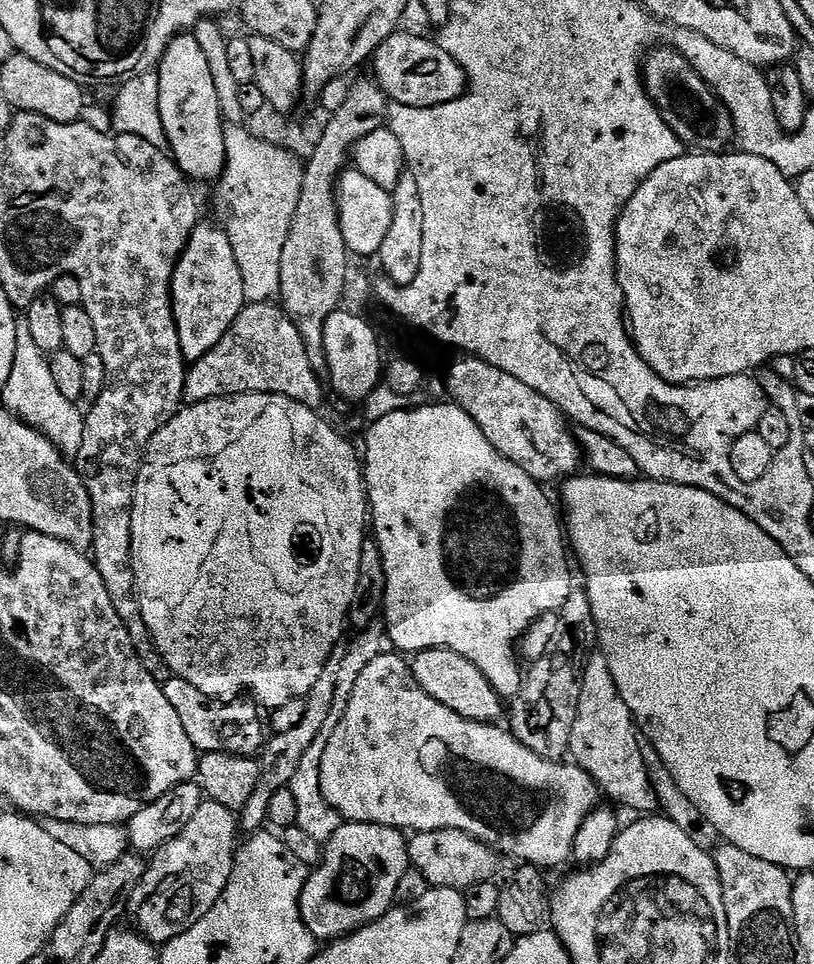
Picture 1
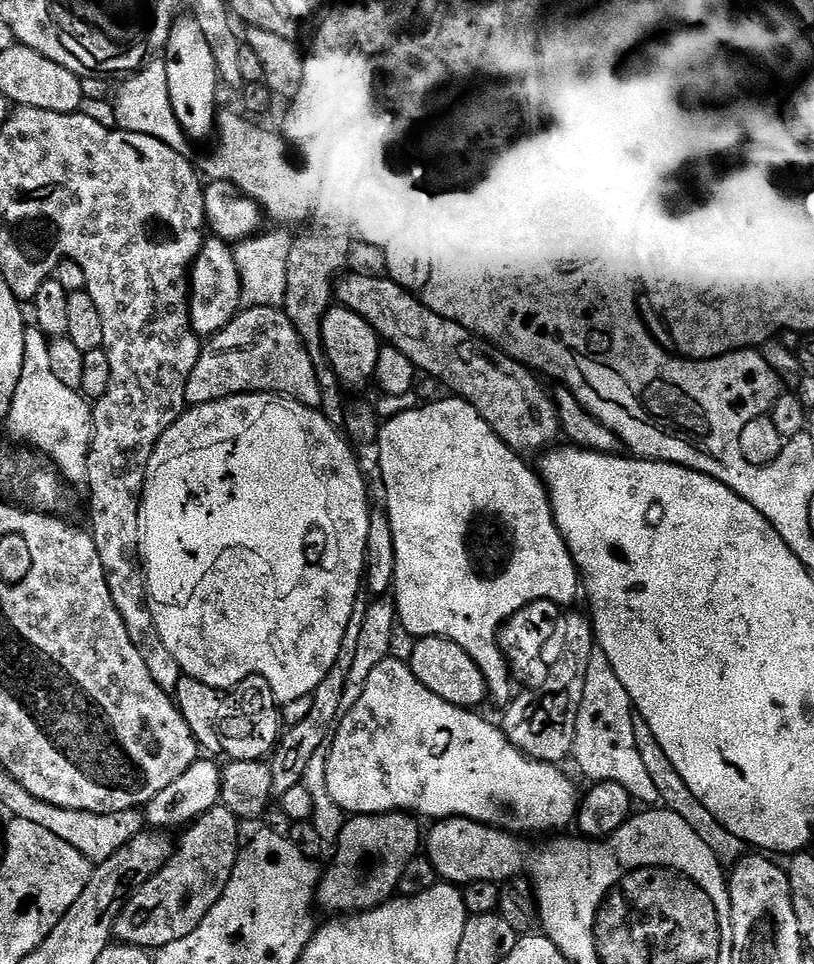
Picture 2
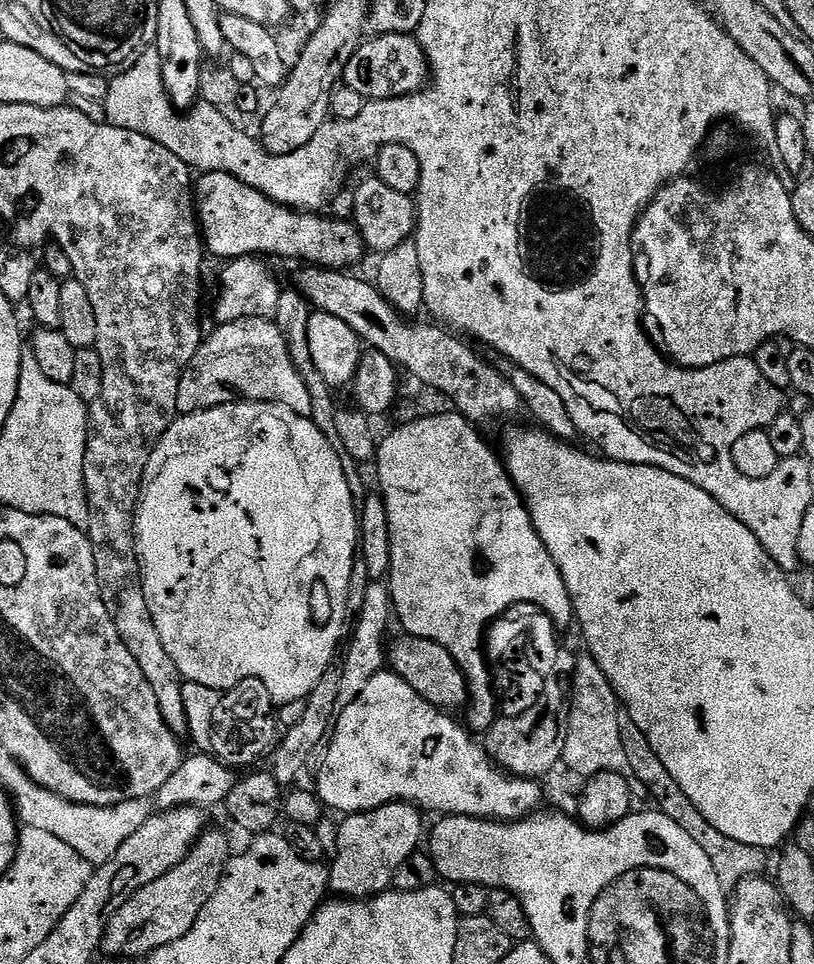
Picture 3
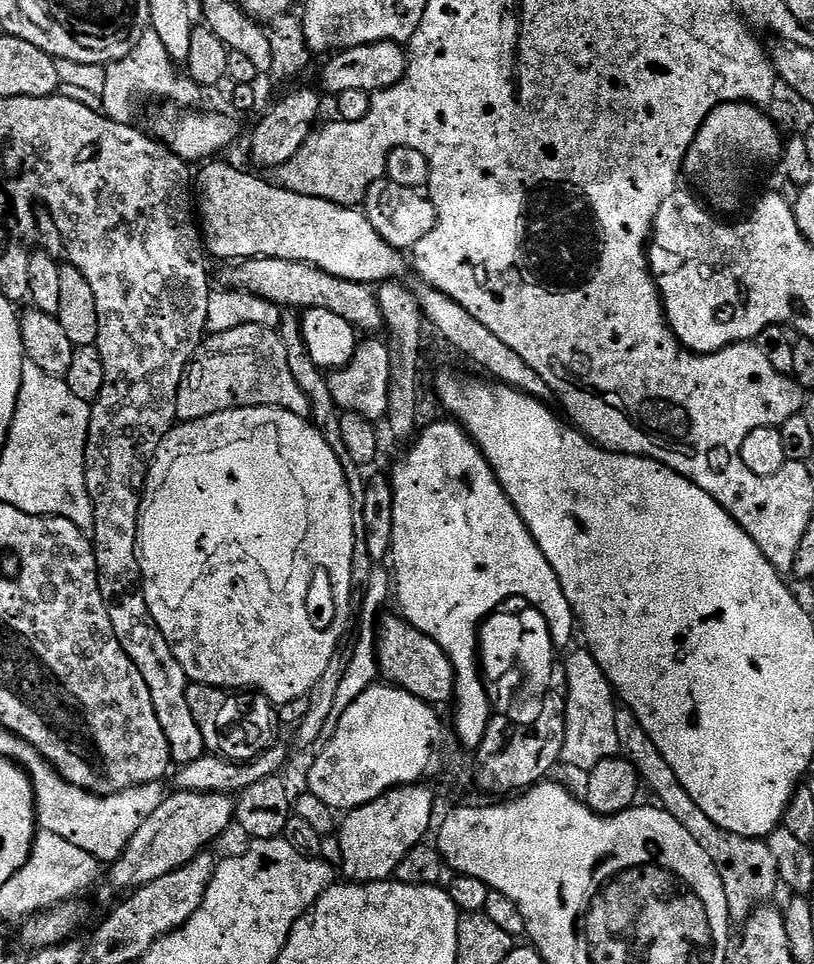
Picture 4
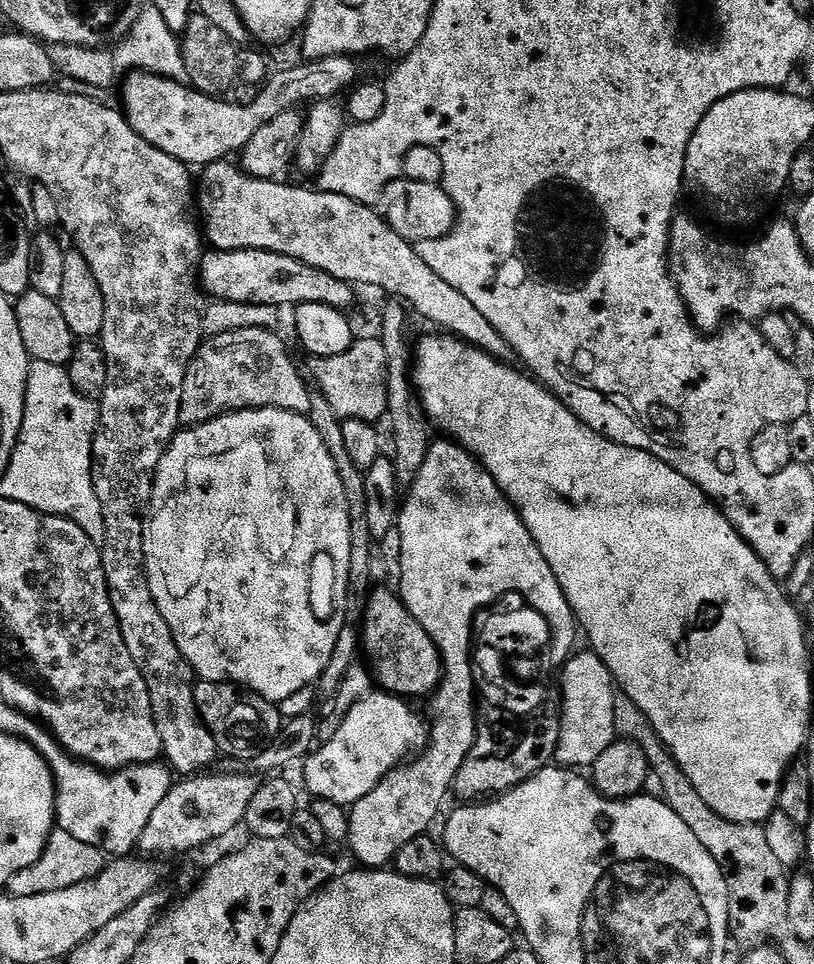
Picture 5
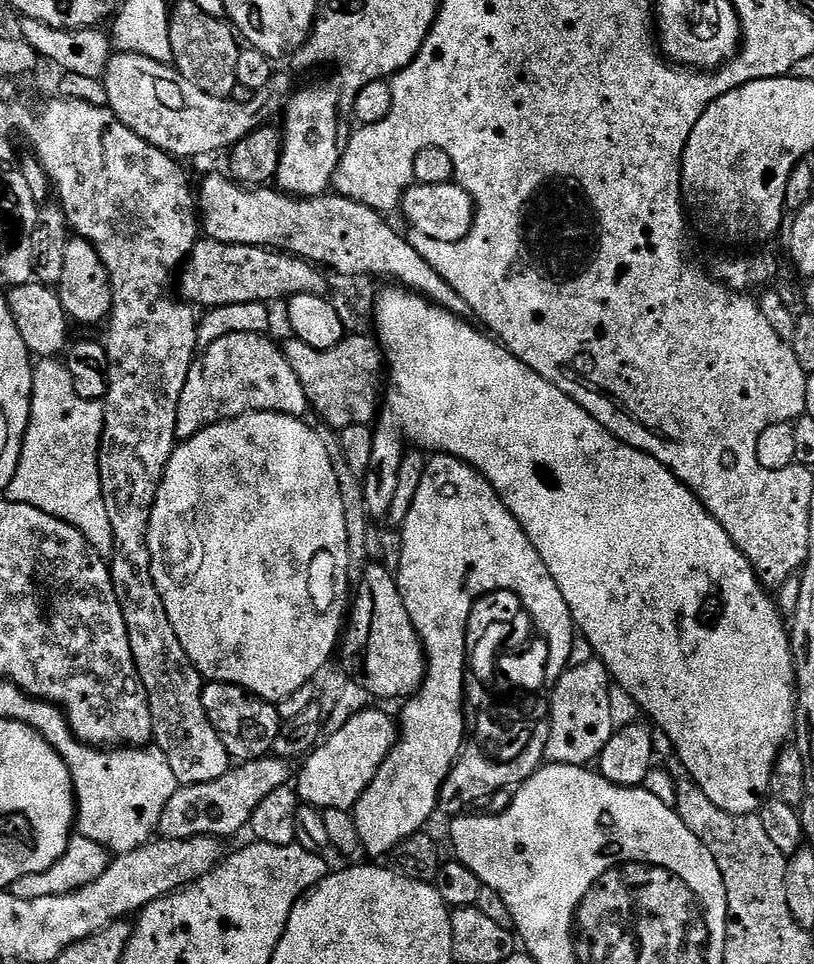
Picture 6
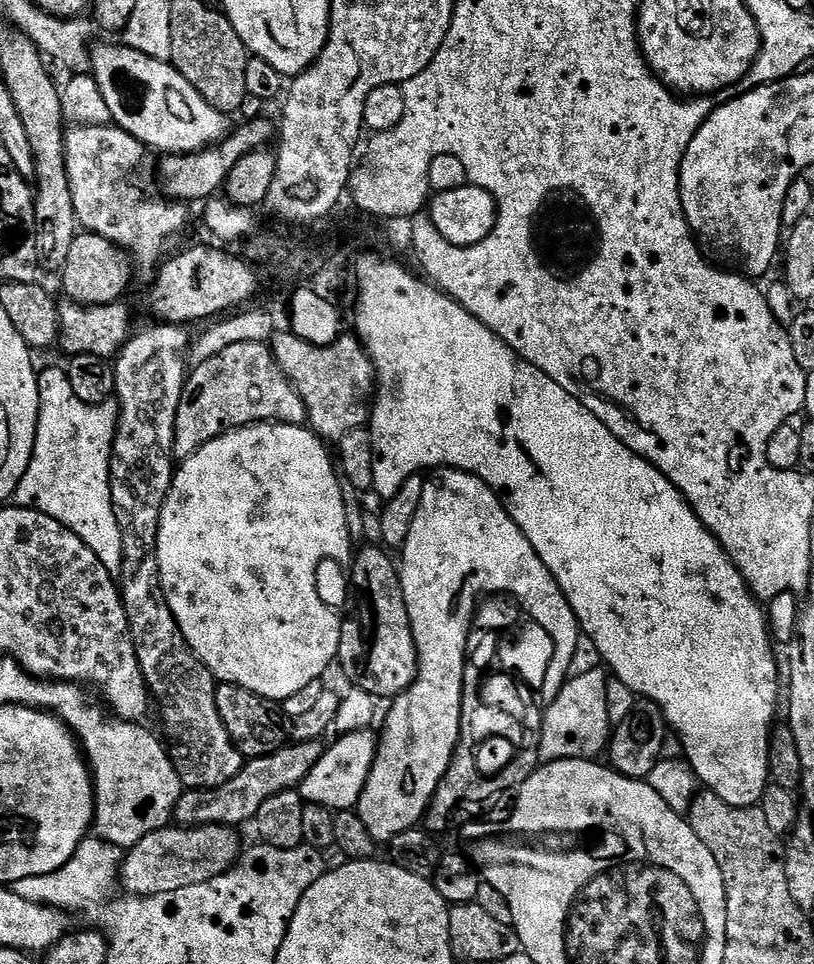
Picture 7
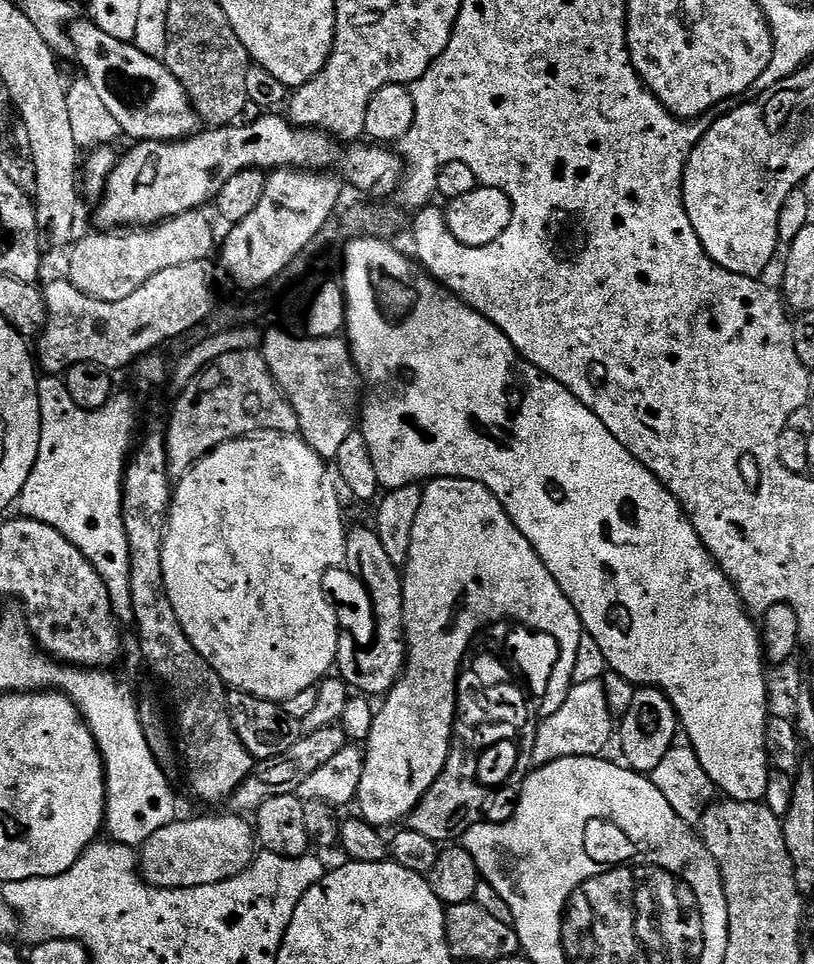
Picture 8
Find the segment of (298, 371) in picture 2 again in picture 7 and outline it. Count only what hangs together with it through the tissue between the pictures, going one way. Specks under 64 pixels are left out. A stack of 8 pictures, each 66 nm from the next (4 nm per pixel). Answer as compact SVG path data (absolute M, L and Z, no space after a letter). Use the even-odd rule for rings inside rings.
M238 342L238 346L226 346L222 354L214 354L189 371L176 415L172 451L180 458L192 456L226 430L269 422L303 425L307 419L306 406L278 366L271 347L267 343Z

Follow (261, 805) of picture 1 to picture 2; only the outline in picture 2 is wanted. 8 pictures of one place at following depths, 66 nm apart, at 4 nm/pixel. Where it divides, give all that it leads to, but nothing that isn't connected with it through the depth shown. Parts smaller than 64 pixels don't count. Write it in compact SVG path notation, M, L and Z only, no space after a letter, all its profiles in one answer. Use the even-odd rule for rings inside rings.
M357 606L352 611L352 620L348 623L348 629L342 638L342 646L338 650L336 664L326 674L326 678L322 678L322 682L318 682L318 686L311 694L310 714L306 714L306 718L302 718L302 722L298 722L298 726L287 729L281 735L274 751L271 753L270 767L272 769L273 797L278 798L282 794L286 794L286 790L301 784L310 758L313 757L315 752L319 752L325 747L326 733L337 723L338 717L342 712L340 704L343 705L345 703L344 691L346 690L348 667L350 662L354 662L354 650L358 648L358 634L362 630L363 621L364 608ZM324 731L326 731L325 736Z

